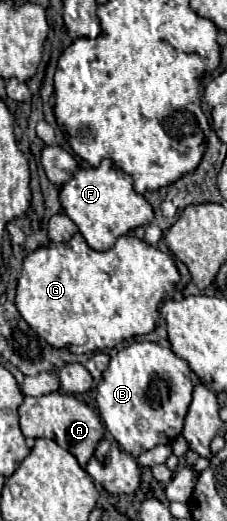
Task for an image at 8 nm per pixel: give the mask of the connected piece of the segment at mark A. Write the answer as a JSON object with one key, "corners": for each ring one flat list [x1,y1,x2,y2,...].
{"corners":[[60,391,40,395,40,397,24,397,24,403,20,405,18,415,20,415,20,429,26,439,46,437,56,441,62,449,70,451,82,467,86,467,96,445,104,439,104,425,100,417,88,405,80,403,76,397]]}

